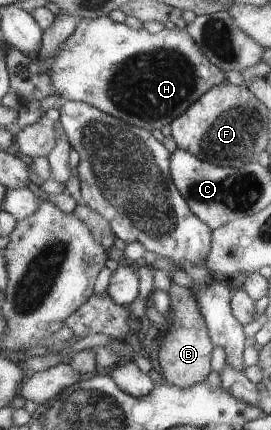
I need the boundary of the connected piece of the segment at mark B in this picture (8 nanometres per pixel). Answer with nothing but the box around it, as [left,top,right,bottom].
[158,285,213,388]

